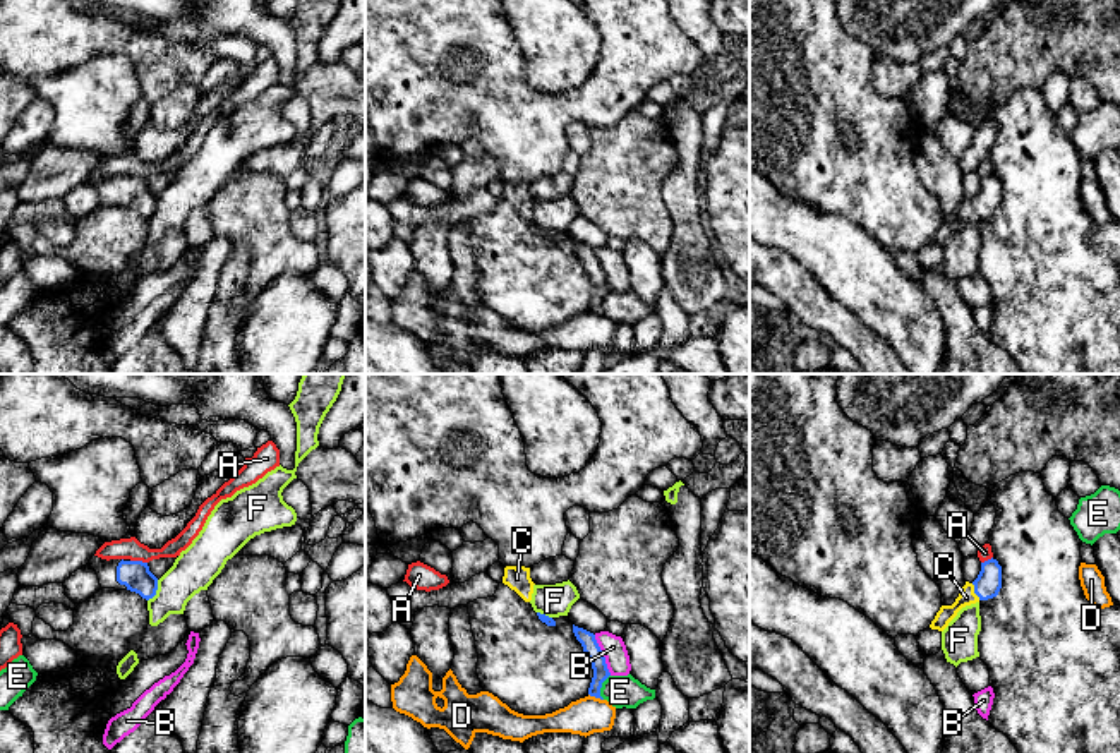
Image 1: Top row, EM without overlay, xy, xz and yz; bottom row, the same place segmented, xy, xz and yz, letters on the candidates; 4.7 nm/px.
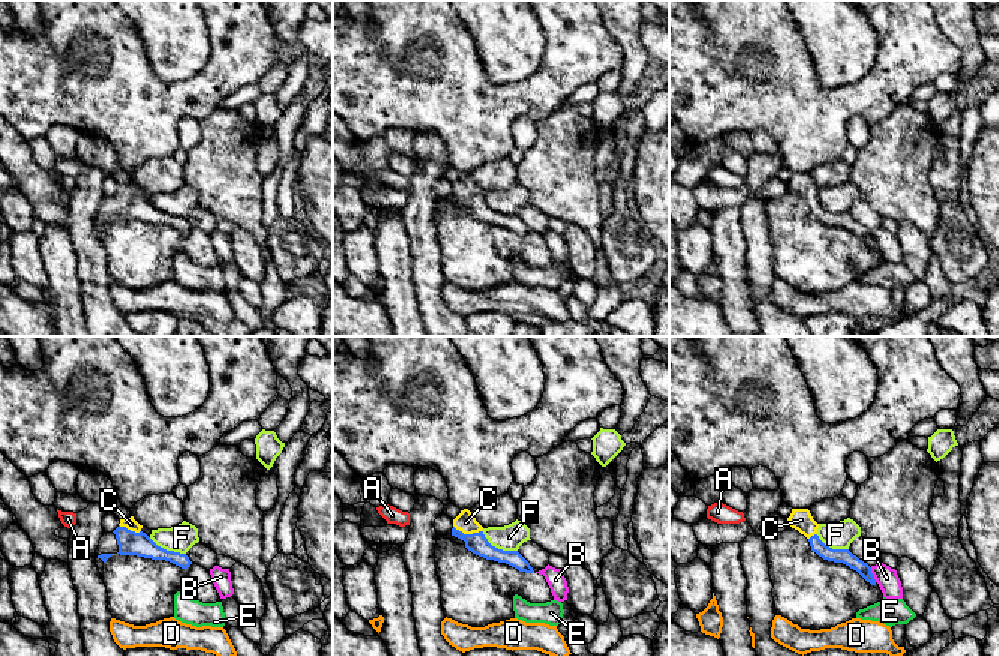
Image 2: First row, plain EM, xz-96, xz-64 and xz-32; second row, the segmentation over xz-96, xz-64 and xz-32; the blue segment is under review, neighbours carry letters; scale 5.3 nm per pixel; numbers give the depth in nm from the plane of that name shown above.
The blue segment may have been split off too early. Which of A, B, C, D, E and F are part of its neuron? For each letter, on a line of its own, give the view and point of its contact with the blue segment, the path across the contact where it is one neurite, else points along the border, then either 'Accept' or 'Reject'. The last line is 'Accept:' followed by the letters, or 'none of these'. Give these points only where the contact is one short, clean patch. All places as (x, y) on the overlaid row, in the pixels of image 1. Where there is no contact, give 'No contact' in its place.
A: Touches blue at xy (139, 561). Boundary: xy (131, 560), (146, 563). Reject
B: Touches blue at xz (602, 656). Reject
C: Touches blue at yz (975, 592). Path across: yz (987, 585), (975, 592), (966, 597). Accept
D: Touches blue at xz (596, 697). Boundary: xz (589, 693), (602, 700). Reject
E: Touches blue at xz (601, 686). Reject
F: Touches blue at xy (156, 589). Boundary: xy (158, 580), (158, 589), (148, 601). Reject
Accept: C

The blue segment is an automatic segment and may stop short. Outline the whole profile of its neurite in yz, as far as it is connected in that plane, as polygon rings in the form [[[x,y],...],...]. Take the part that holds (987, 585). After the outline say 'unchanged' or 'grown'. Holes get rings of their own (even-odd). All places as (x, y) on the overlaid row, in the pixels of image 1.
[[[991,557],[981,563],[981,571],[978,578],[972,583],[966,581],[952,605],[940,607],[930,628],[943,631],[962,607],[976,604],[979,600],[993,599],[998,595],[1000,588],[1002,588],[1002,566],[998,564],[997,559]]]; grown

